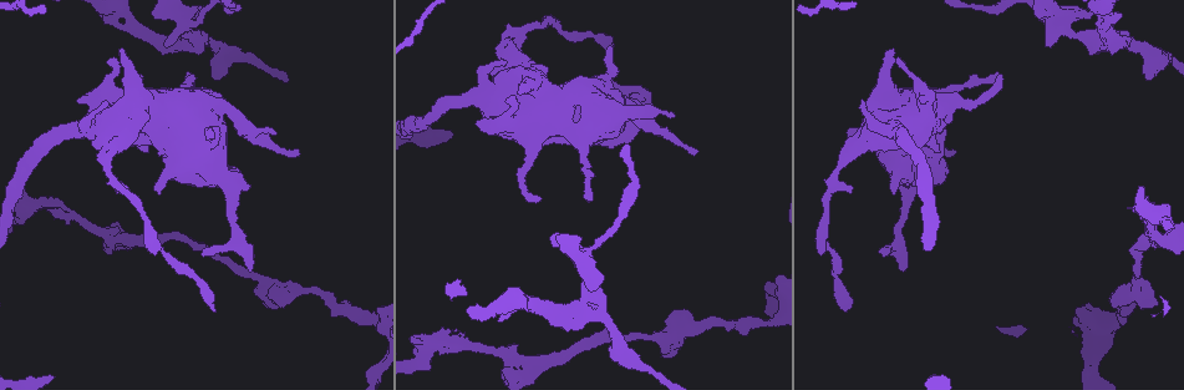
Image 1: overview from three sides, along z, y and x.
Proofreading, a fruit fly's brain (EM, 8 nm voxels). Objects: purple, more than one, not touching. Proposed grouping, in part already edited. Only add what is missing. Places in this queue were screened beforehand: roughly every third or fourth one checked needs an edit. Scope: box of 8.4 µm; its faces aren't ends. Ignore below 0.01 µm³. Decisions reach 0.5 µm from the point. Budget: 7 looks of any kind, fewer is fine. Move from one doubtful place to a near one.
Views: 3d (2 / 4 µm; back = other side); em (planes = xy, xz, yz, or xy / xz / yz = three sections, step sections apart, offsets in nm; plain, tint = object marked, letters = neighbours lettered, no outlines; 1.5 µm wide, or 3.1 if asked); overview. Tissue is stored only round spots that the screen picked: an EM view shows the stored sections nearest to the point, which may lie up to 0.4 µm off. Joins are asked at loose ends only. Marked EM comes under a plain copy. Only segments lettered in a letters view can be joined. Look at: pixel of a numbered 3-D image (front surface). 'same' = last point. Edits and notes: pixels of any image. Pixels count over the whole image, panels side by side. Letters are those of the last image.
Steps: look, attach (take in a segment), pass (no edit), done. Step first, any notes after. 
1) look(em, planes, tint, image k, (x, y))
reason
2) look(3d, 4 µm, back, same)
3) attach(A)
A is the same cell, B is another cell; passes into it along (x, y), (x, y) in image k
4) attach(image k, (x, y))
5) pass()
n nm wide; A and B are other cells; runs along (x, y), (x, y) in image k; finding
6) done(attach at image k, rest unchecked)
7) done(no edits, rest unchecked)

look(em, xy, step 8, tint, image 1, (894, 195))
stops while still wide

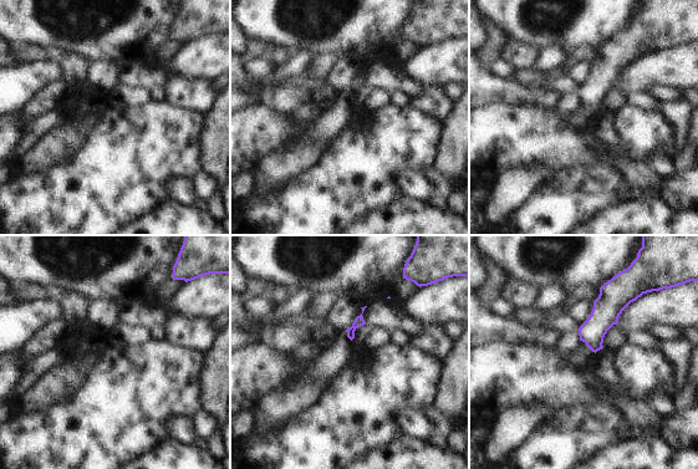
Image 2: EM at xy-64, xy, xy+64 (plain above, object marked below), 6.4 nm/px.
look(em, planes, letters, same)
cut it another way

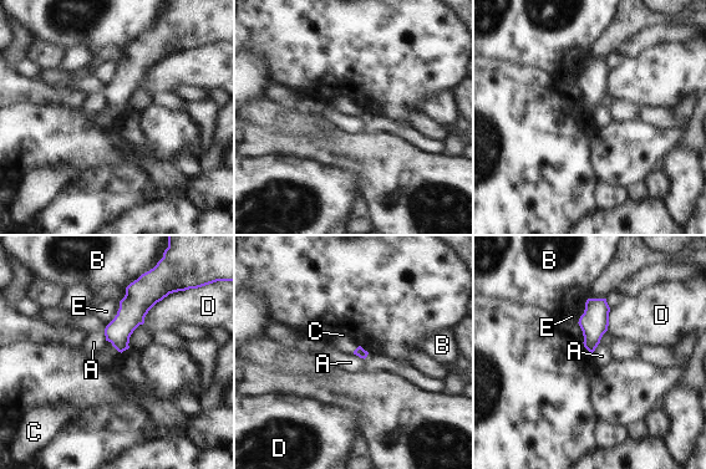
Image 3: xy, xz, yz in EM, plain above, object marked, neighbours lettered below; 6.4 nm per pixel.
attach(C)
C is the same cell, A, B, D and E are other cells; the neuron continues

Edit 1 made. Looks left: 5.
look(3d, 2 µm, image 1, (216, 311))
long arm stops here

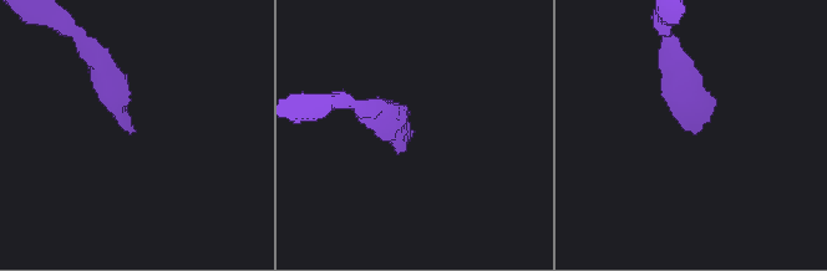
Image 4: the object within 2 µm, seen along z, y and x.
look(em, xy, step 8, tint, image 4, (695, 128))

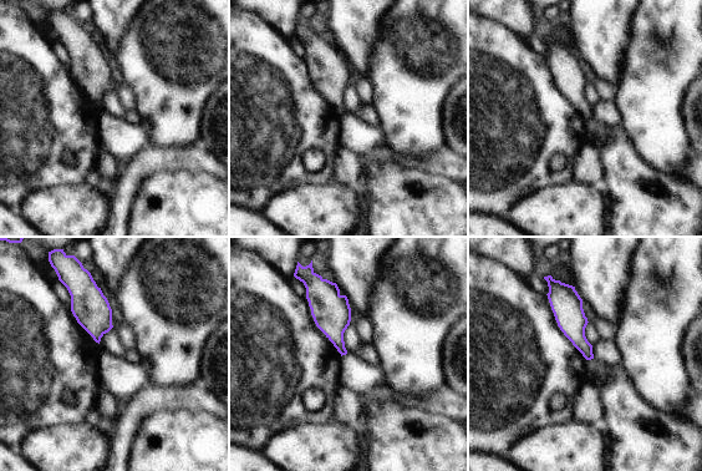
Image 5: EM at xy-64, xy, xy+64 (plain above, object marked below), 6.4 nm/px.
look(em, planes, letters, same)

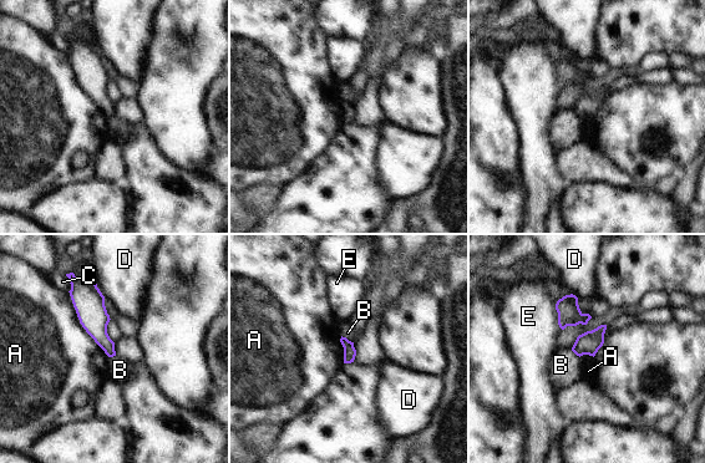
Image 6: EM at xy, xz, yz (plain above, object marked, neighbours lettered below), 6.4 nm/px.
pass()
A touches over 500 nm; A, B, C, D and E are other cells; border along (69, 291), (79, 322), (108, 357) in image 6; none of them fits

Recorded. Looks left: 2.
look(3d, 2 µm, image 1, (598, 288))
an open end

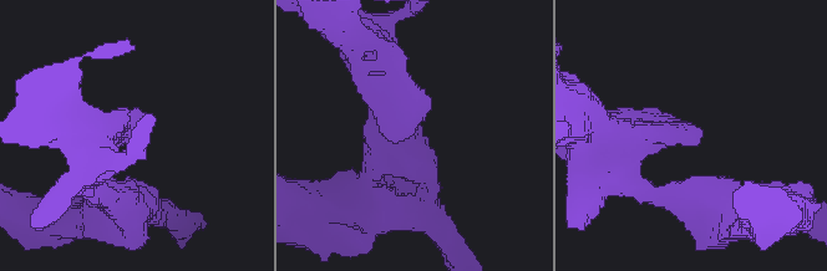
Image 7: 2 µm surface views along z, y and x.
look(em, xz, step 4, letters, image 7, (695, 137))

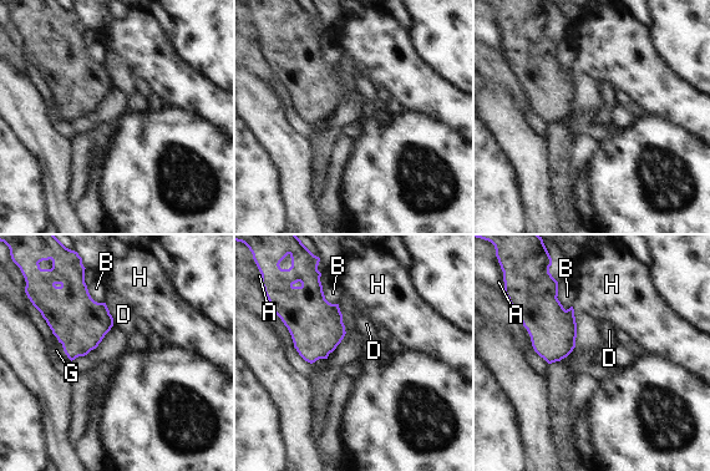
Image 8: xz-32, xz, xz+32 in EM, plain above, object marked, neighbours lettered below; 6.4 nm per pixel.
pass()
280 nm wide; H touches over 400 nm; A, B, D, G and H are other cells; none of them fits

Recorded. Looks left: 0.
done(attach at image 3, rest unchecked)

